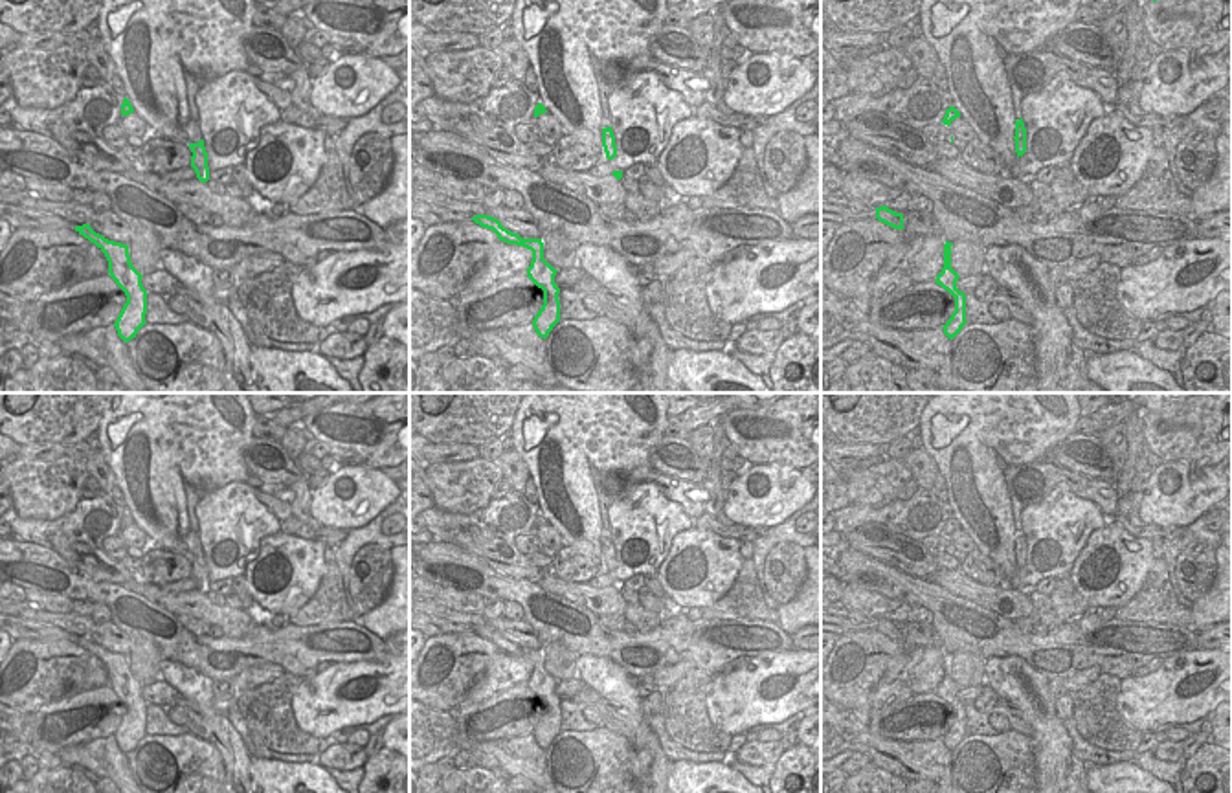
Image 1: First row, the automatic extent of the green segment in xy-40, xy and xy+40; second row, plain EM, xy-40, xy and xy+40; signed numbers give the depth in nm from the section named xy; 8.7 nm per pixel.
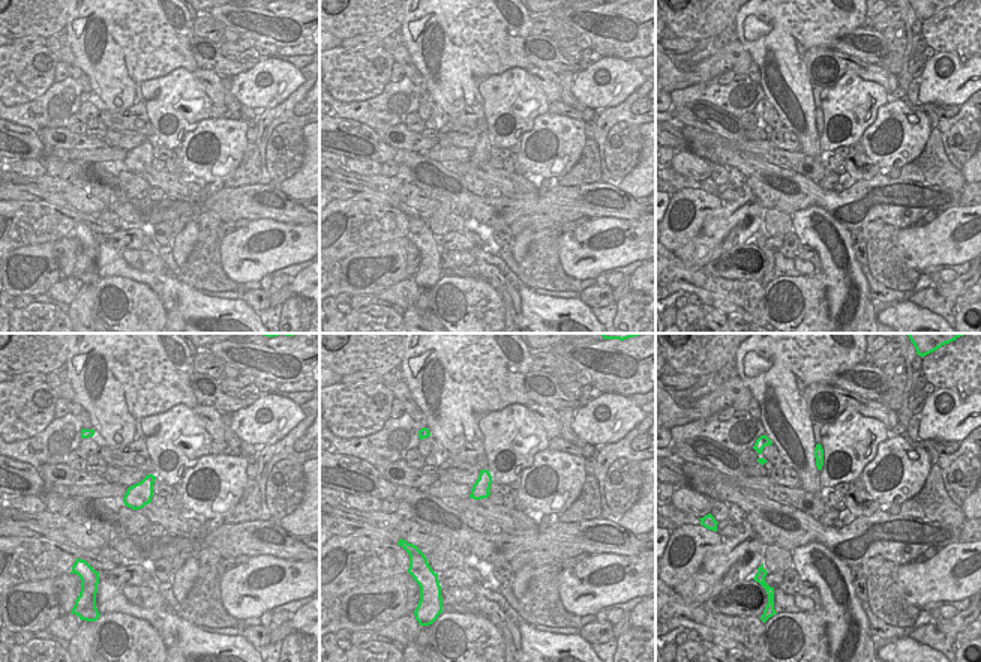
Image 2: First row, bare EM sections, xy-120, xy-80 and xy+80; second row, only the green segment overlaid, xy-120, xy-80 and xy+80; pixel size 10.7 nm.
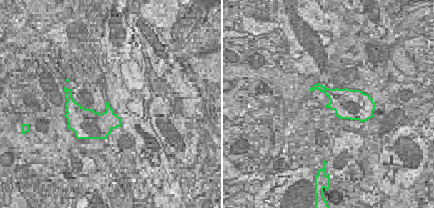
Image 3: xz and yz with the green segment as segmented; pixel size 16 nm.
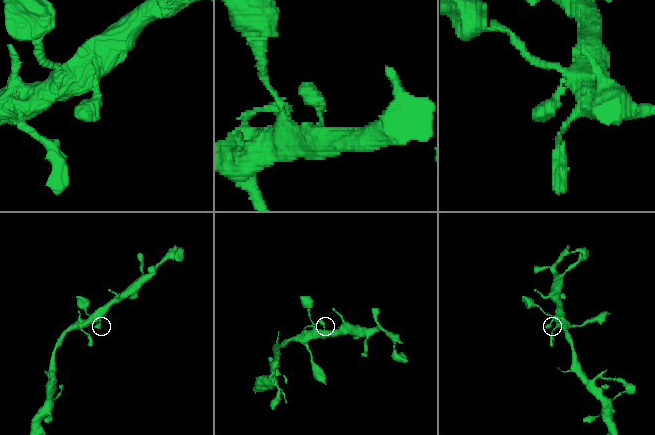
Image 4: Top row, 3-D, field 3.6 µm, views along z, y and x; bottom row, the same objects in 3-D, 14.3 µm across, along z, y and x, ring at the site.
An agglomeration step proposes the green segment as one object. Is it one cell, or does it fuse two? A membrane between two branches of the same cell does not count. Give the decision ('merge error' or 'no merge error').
no merge error

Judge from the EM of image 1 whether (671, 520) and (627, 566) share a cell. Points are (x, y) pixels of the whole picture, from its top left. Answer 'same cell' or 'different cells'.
same cell

